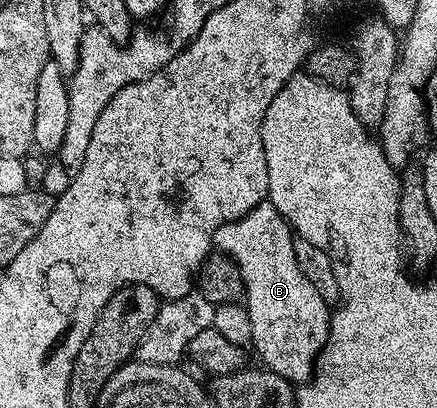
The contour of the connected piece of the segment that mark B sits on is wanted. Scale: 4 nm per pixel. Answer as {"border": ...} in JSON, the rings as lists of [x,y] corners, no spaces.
{"border":[[[268,200],[245,212],[245,216],[217,228],[213,246],[218,253],[230,256],[235,267],[241,272],[245,305],[251,325],[250,345],[255,346],[259,353],[259,358],[263,361],[260,363],[266,369],[288,378],[292,384],[302,384],[311,381],[311,376],[315,373],[315,362],[323,351],[323,345],[327,343],[332,311],[328,302],[321,300],[321,292],[317,292],[317,288],[313,288],[313,284],[305,280],[301,268],[297,268],[297,256],[293,256],[295,237],[290,222],[287,222]]]}

